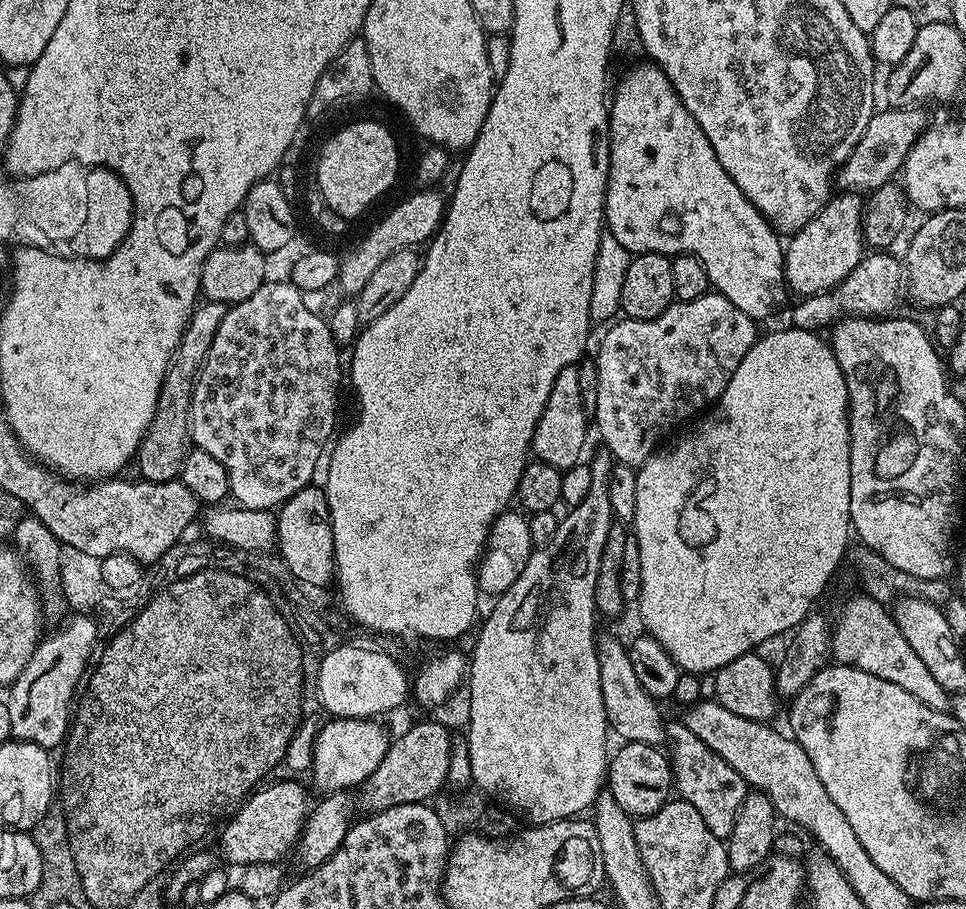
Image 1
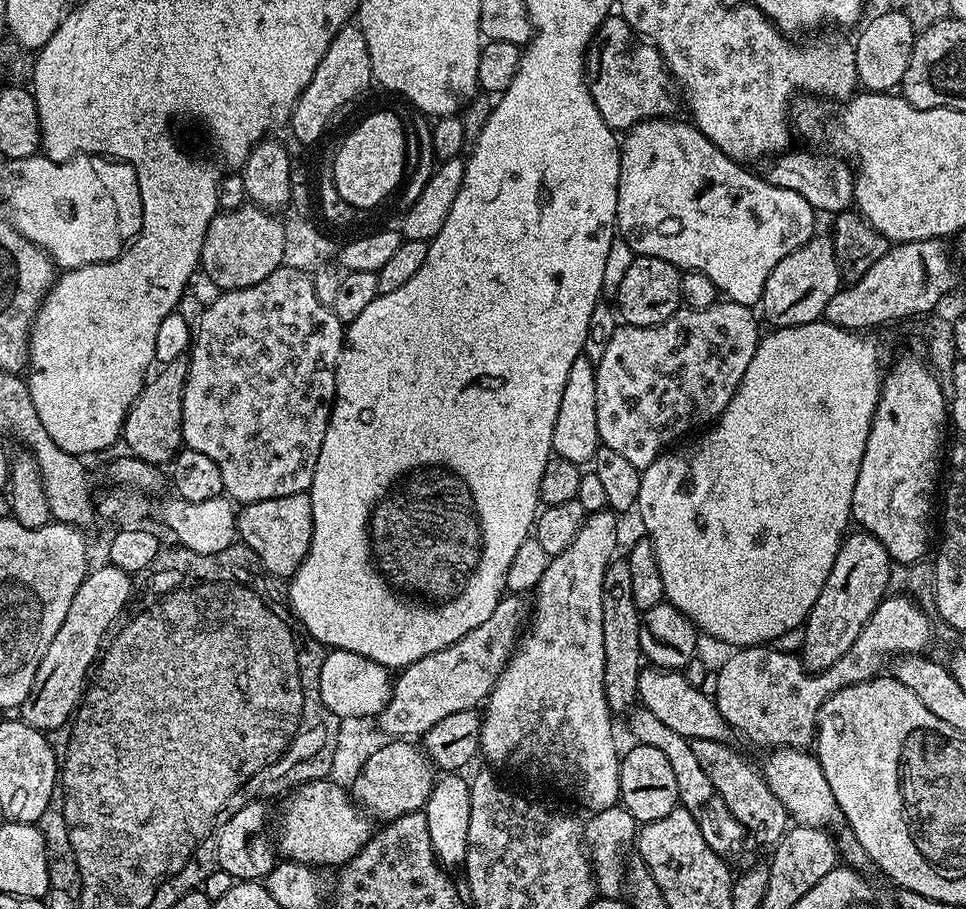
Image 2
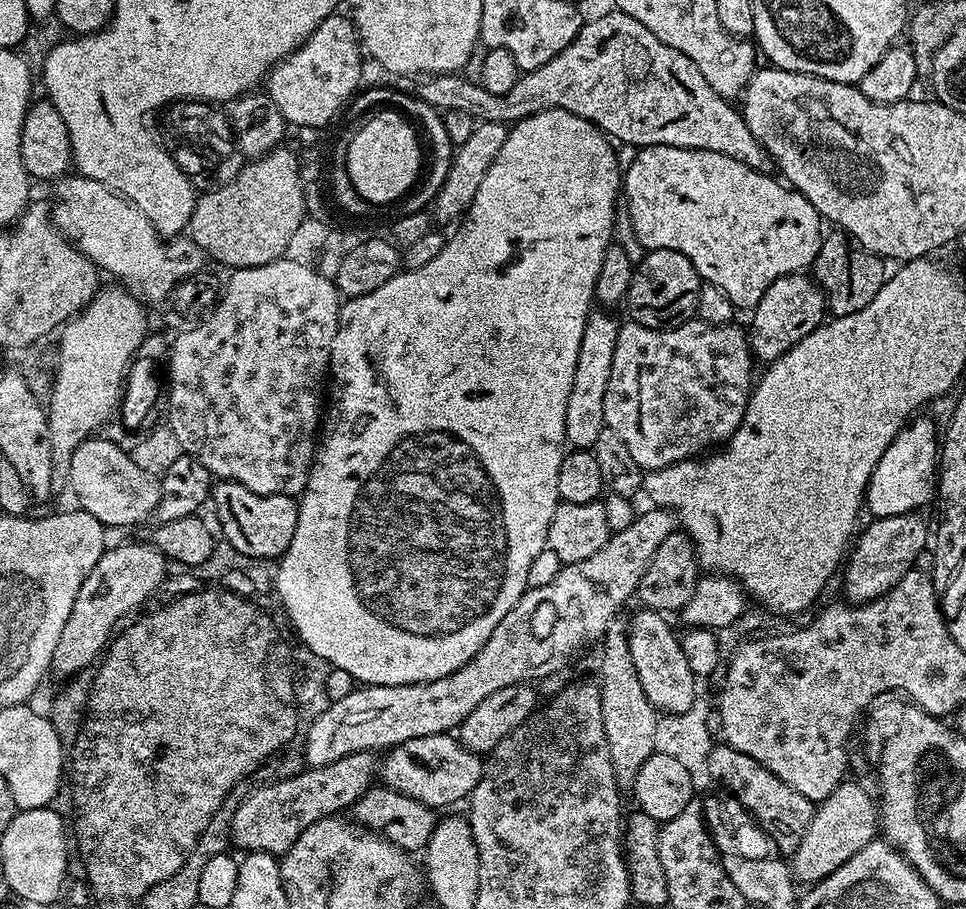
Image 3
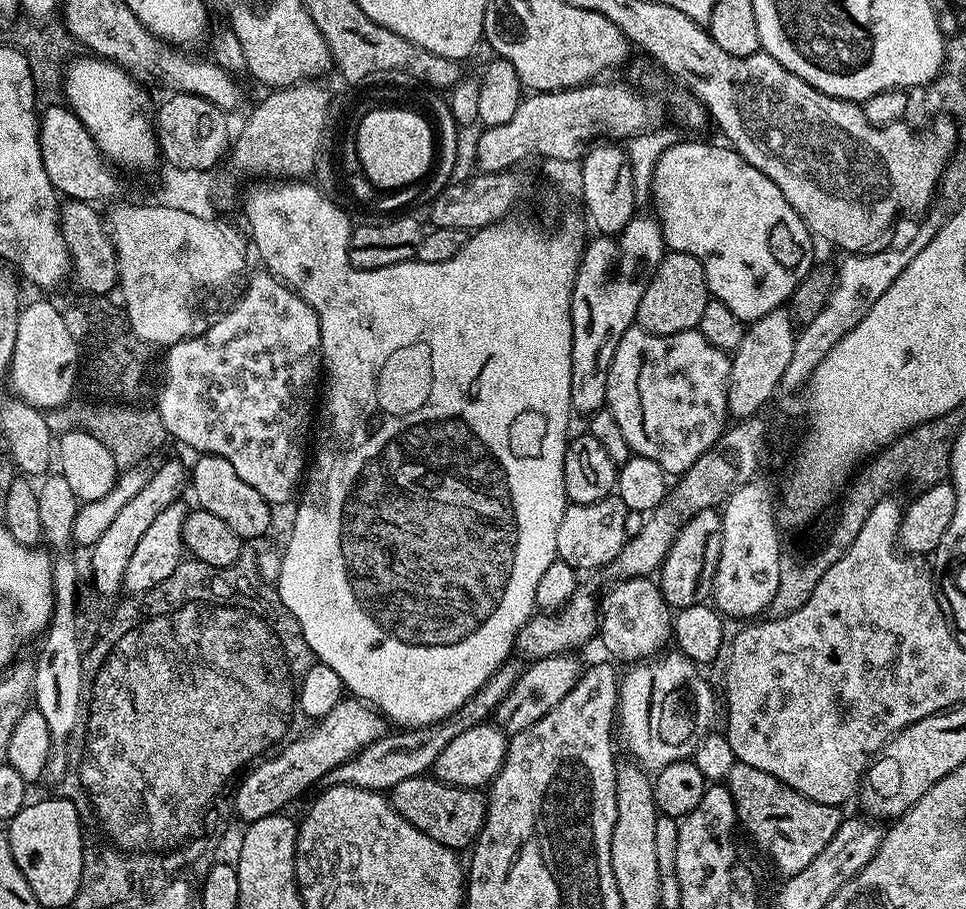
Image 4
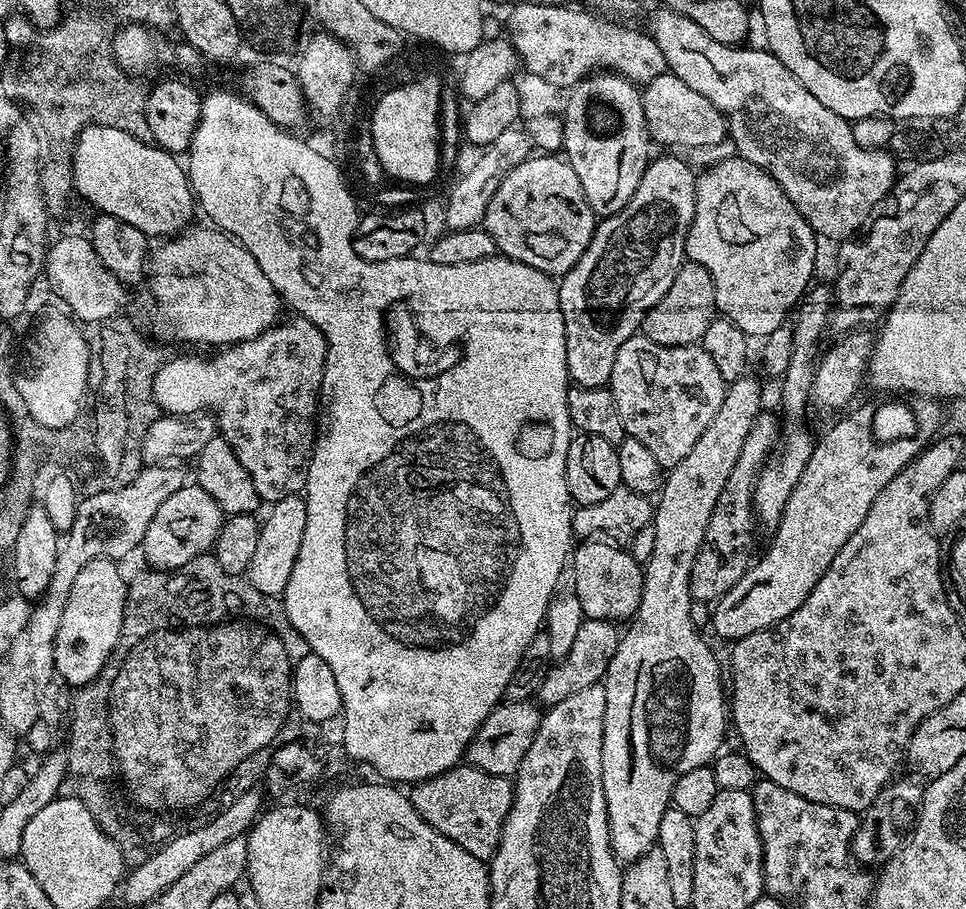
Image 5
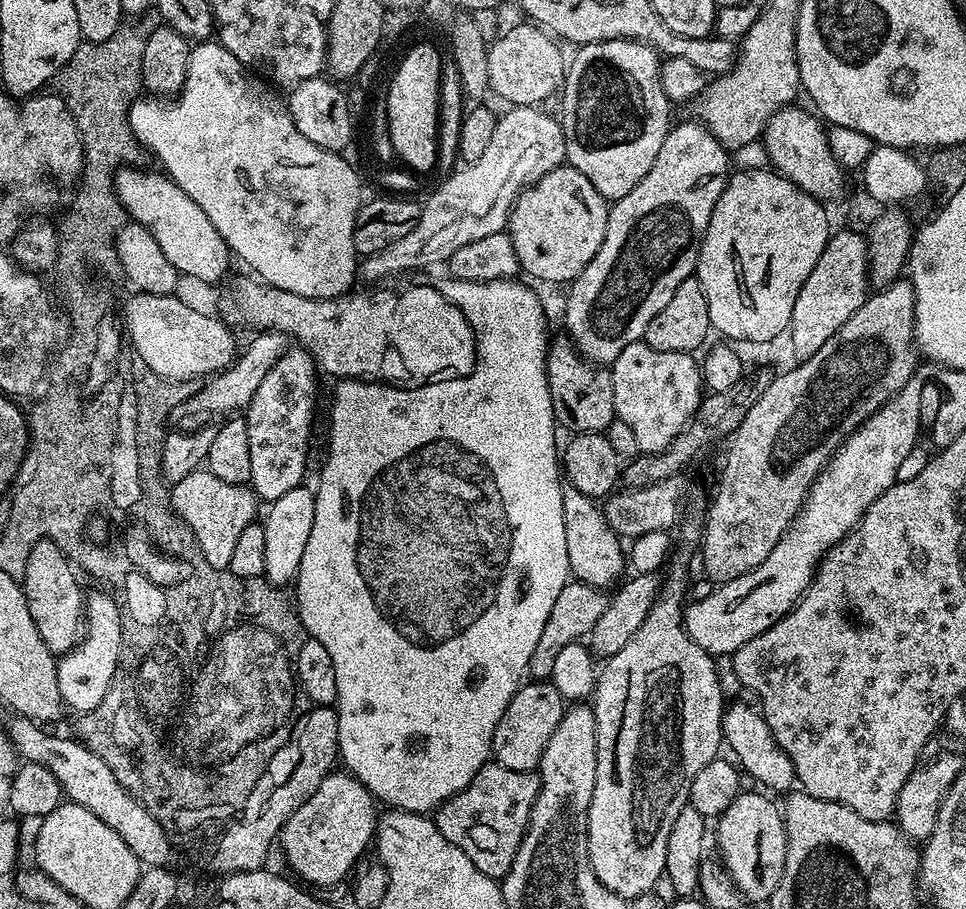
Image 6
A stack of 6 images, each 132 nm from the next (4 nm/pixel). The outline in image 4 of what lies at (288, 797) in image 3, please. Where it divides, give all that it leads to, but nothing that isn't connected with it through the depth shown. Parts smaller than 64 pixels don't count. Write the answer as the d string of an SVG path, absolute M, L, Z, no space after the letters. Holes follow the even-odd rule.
M519 659L505 660L504 665L454 714L426 728L396 730L393 731L393 736L392 733L385 734L381 740L376 740L362 749L359 756L353 756L345 764L339 764L337 768L328 772L324 776L323 783L328 786L349 784L371 792L387 793L405 778L425 775L435 765L438 754L442 754L442 750L446 750L446 746L450 746L450 742L454 742L458 734L466 734L466 730L474 730L474 726L489 723L495 717L496 707L500 705L502 698L506 698L506 694L510 694L510 690L518 682L524 670L525 665Z

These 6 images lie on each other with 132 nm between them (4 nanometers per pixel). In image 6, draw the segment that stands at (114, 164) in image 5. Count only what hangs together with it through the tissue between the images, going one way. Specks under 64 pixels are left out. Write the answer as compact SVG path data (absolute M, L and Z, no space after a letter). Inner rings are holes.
M120 166L114 173L116 196L122 202L125 213L135 223L146 226L150 234L154 234L158 246L162 246L162 254L166 254L170 266L174 266L181 277L193 276L204 284L218 283L228 272L230 253L222 234L214 230L214 222L206 218L206 210L202 210L202 206L198 206L198 202L194 202L194 198L190 198L190 194L186 194L186 190L179 188L163 171L143 172L142 169L136 167L140 166Z

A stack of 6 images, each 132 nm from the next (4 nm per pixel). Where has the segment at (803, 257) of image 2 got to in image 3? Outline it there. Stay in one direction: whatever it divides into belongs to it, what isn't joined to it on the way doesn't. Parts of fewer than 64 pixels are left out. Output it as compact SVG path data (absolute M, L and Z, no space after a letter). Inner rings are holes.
M811 275L783 276L770 286L770 290L766 290L766 294L762 294L762 298L756 304L751 316L752 325L747 325L746 328L748 347L752 349L753 357L757 361L771 362L782 358L782 354L786 354L786 350L790 350L798 342L802 342L802 338L806 338L806 334L810 334L825 323L824 292L816 285L816 281L812 279Z

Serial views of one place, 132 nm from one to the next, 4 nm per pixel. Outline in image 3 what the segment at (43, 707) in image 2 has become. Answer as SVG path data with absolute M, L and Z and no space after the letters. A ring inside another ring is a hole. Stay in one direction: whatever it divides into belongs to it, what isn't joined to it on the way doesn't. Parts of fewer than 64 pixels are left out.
M123 542L116 548L105 550L102 558L98 558L94 570L90 570L82 582L78 598L74 598L74 610L70 610L62 638L58 638L58 646L54 646L51 671L71 678L95 664L116 624L135 613L160 591L166 580L164 571L167 568L170 568L169 561L148 542L144 542L144 545Z

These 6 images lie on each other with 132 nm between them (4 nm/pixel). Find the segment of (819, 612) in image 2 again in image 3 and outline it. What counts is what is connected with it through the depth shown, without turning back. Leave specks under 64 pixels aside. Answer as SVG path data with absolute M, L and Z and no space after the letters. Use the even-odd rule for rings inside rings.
M907 512L905 516L882 516L873 519L873 524L866 525L864 533L862 528L855 537L850 555L842 568L843 599L847 603L866 604L869 600L877 600L892 589L905 574L913 571L918 552L927 549L930 544L930 528L928 532L928 524L922 517L920 512Z

